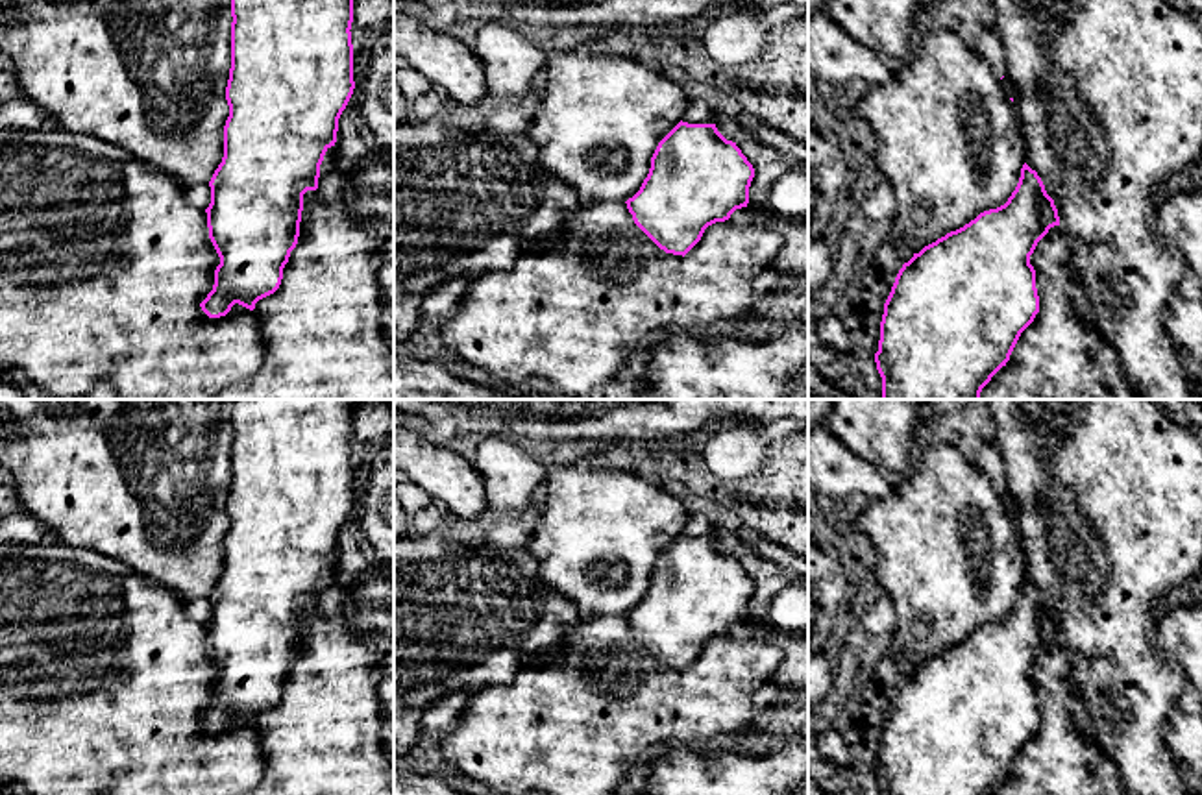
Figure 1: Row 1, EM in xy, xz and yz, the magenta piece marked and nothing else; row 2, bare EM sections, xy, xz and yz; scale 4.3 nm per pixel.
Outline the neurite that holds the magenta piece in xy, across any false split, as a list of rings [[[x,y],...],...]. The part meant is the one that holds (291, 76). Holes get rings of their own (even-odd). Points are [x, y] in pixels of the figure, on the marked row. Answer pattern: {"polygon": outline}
{"polygon": [[[231,0],[231,68],[226,87],[226,100],[229,105],[229,116],[224,126],[224,157],[215,170],[211,187],[211,203],[205,209],[209,238],[220,257],[220,264],[215,270],[215,285],[207,298],[200,303],[202,311],[209,318],[226,316],[235,303],[253,311],[255,303],[274,294],[283,279],[283,268],[288,263],[290,251],[298,244],[300,222],[303,211],[303,194],[318,189],[320,165],[325,152],[335,146],[338,118],[346,109],[353,89],[353,44],[351,44],[351,22],[353,22],[353,0]]]}

